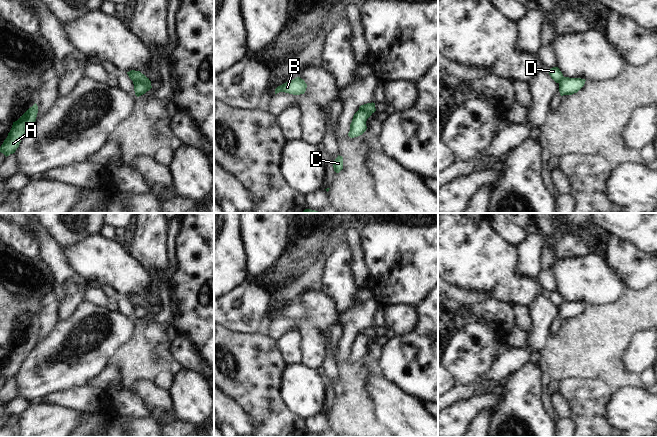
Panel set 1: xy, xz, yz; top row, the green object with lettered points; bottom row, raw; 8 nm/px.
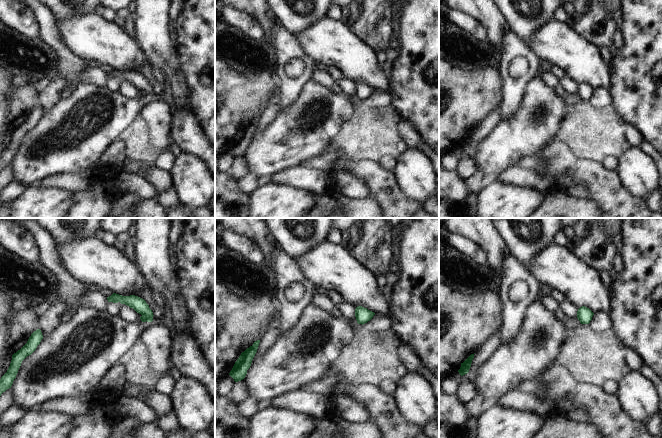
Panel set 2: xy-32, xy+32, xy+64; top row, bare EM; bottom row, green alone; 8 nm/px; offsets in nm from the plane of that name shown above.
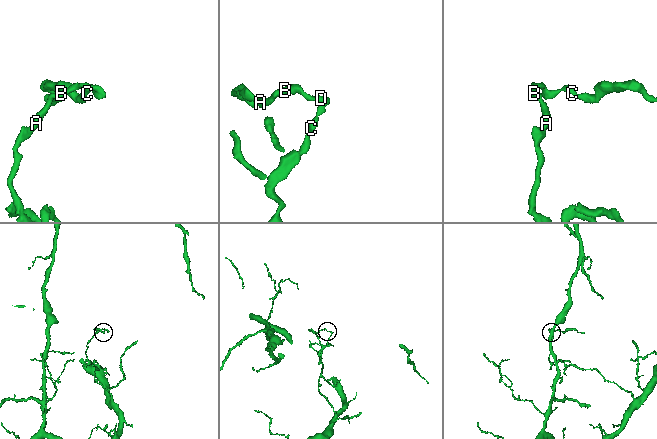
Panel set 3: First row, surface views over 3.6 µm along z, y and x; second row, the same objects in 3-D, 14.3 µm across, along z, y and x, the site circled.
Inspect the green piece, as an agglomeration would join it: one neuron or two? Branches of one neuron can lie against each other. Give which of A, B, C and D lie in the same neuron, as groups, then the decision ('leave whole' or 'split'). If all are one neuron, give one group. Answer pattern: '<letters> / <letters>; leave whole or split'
A B D / C; split

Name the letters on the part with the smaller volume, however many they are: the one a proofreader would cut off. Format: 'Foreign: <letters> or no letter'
Foreign: C

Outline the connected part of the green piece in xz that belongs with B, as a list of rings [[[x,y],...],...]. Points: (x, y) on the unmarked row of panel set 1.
[[[296,301],[295,303],[286,306],[275,313],[275,318],[279,316],[285,316],[293,319],[304,318],[307,312],[307,308],[300,301]]]

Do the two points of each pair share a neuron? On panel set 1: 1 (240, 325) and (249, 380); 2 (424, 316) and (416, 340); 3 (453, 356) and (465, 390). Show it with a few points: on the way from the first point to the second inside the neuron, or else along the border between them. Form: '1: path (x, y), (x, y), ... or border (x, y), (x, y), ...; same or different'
1: border (224, 327), (237, 332), (254, 333), (262, 331); different
2: path (424, 322), (424, 332), (422, 334); same
3: border (476, 382), (456, 385); different

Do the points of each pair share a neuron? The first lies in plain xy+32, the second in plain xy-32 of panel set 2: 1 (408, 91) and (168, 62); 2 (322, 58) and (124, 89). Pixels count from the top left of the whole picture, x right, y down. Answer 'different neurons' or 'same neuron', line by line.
1: different neurons
2: different neurons

